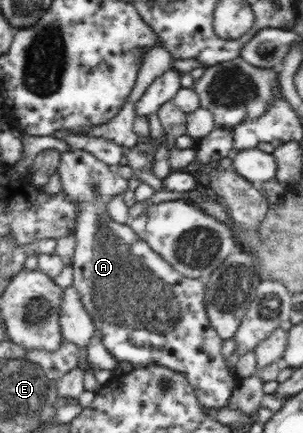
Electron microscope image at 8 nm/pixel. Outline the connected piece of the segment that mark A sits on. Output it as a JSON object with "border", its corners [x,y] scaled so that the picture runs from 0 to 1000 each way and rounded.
{"border":[[[231,342],[231,351],[198,353],[185,400],[198,406],[205,443],[257,471],[257,506],[244,524],[251,568],[231,610],[241,661],[307,737],[320,776],[389,834],[426,834],[442,850],[479,848],[482,841],[564,850],[614,871],[673,940],[700,949],[749,940],[772,898],[785,894],[785,868],[746,843],[733,822],[736,785],[693,748],[680,723],[673,649],[627,644],[581,626],[528,587],[495,575],[422,515],[389,520],[353,490],[353,464],[373,450],[416,441],[419,418],[380,400],[380,386],[350,381],[300,353]]]}

